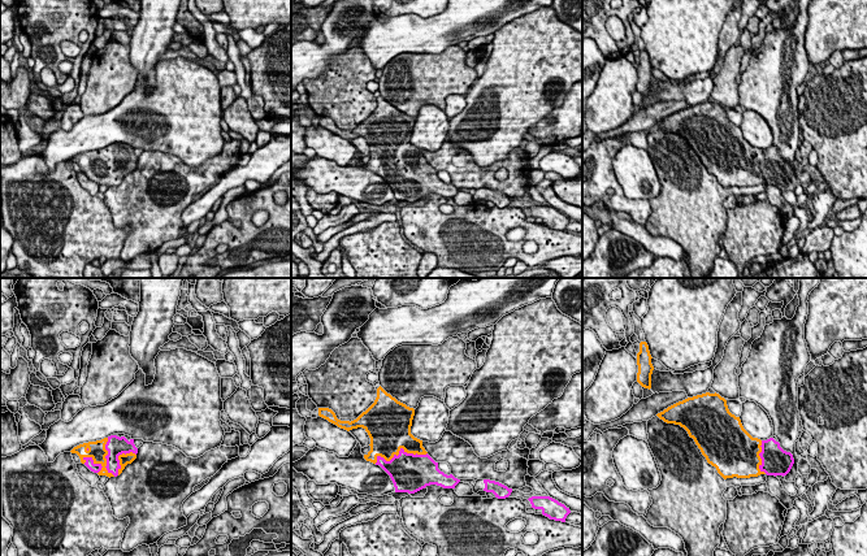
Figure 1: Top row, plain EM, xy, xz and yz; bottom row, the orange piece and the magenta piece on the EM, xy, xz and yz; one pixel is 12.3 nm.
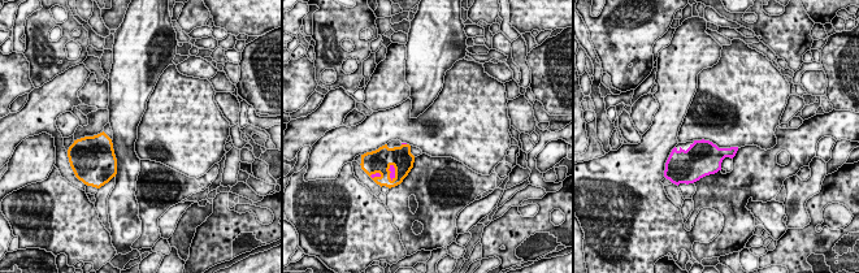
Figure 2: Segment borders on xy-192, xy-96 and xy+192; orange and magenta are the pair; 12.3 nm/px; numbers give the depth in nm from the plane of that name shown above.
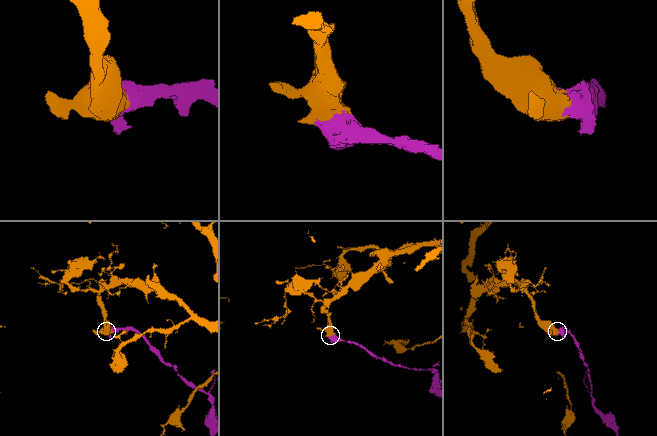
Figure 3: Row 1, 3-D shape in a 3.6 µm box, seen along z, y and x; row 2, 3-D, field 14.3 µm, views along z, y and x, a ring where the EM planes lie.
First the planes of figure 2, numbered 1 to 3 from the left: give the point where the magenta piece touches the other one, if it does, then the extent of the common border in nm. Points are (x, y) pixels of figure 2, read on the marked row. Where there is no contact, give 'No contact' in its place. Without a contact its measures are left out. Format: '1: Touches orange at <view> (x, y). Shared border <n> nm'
1: No contact
2: Touches orange at xy-96 (390, 172). Shared border 220 nm
3: No contact

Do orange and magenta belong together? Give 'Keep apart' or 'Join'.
Join

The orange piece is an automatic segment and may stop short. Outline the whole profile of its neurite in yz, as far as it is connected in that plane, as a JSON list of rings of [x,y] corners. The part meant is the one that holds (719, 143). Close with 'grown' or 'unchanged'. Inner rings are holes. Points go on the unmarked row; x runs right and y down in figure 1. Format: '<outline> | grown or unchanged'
[[[716,101],[688,107],[656,125],[667,133],[684,136],[689,145],[694,148],[707,171],[715,175],[724,188],[733,186],[750,187],[760,183],[784,186],[794,173],[793,164],[784,160],[773,147],[767,149],[753,147],[744,138],[740,126],[729,121],[727,109]]] | grown

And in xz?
[[[381,95],[374,112],[354,130],[341,130],[329,117],[318,125],[347,140],[363,136],[370,147],[367,170],[380,174],[391,187],[395,201],[415,203],[426,195],[455,197],[460,188],[447,184],[411,143],[415,118],[398,110]]] | grown

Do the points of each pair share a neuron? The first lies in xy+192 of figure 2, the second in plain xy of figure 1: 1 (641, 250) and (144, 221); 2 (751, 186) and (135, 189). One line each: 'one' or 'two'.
1: two
2: one

